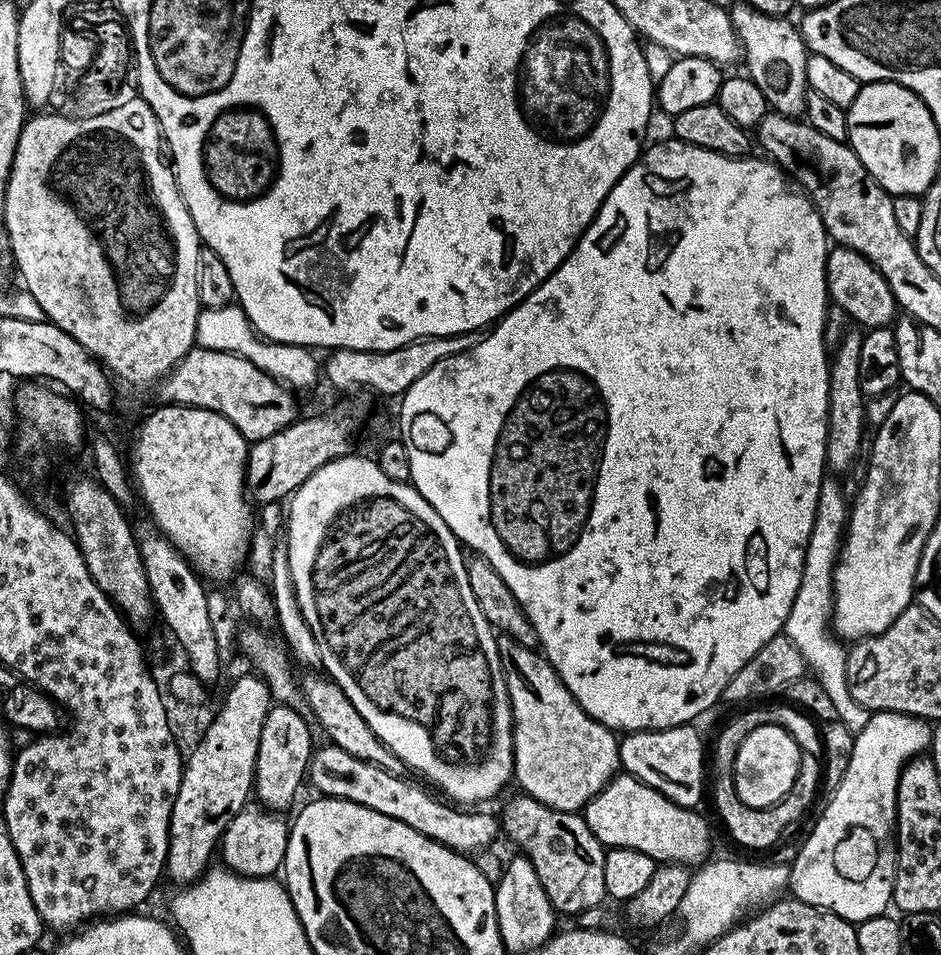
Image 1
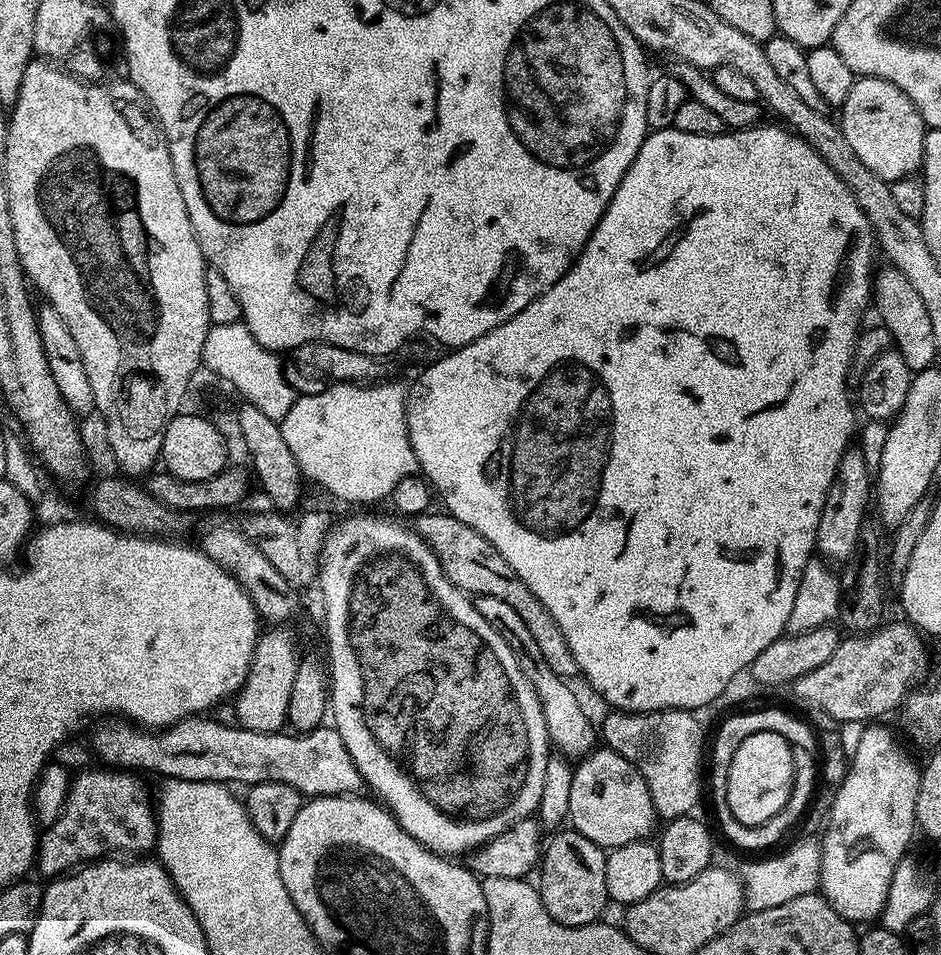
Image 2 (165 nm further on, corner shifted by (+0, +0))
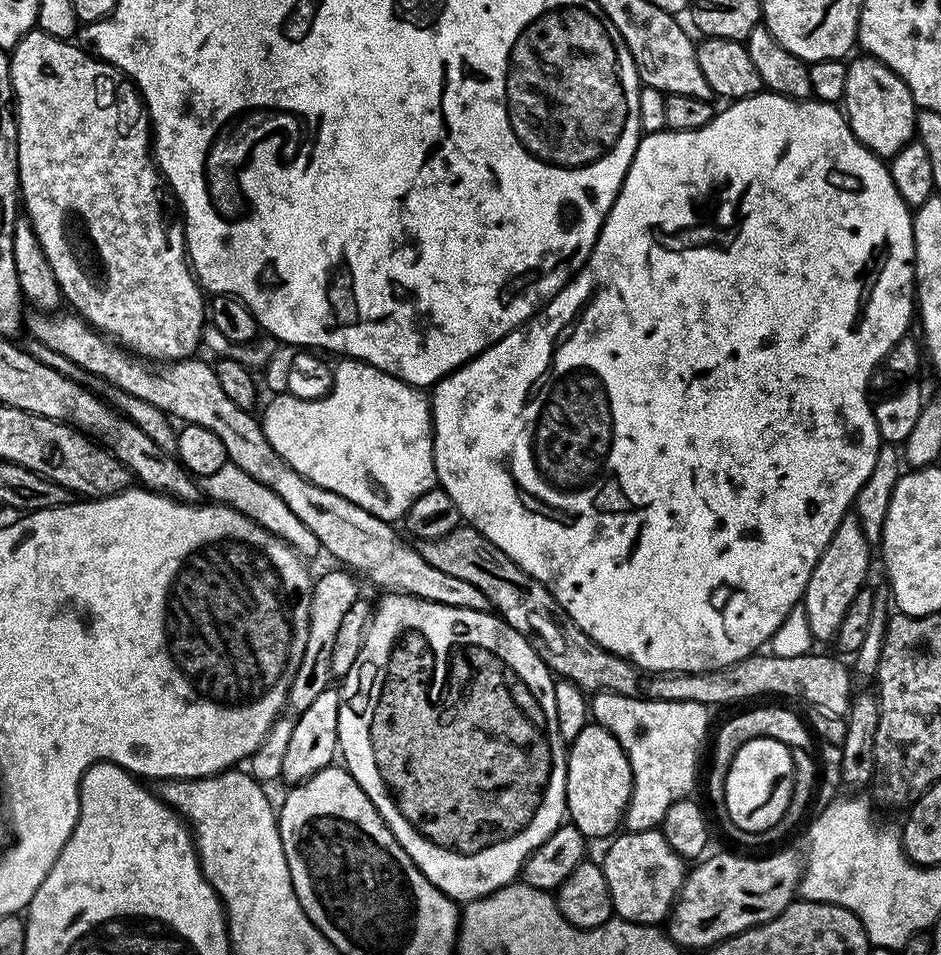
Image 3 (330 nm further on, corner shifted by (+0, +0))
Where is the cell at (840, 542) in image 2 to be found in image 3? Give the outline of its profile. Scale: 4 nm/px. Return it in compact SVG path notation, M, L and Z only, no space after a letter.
M854 514L844 516L842 522L838 522L838 530L834 530L834 538L830 538L826 550L822 550L802 597L813 641L835 641L836 633L846 618L846 610L850 610L850 602L854 602L861 588L865 587L867 580L864 579L868 576L872 552L866 542L866 534L862 534L859 518Z

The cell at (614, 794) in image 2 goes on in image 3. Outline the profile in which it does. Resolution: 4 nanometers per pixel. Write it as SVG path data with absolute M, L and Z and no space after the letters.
M589 722L567 745L566 774L567 819L586 838L608 836L623 825L624 811L632 797L632 771L622 746L601 724Z

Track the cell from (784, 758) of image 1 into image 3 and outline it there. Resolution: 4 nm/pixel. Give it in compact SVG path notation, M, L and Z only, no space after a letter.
M754 738L736 751L724 783L724 812L735 828L762 832L781 823L792 802L794 752L774 738Z

